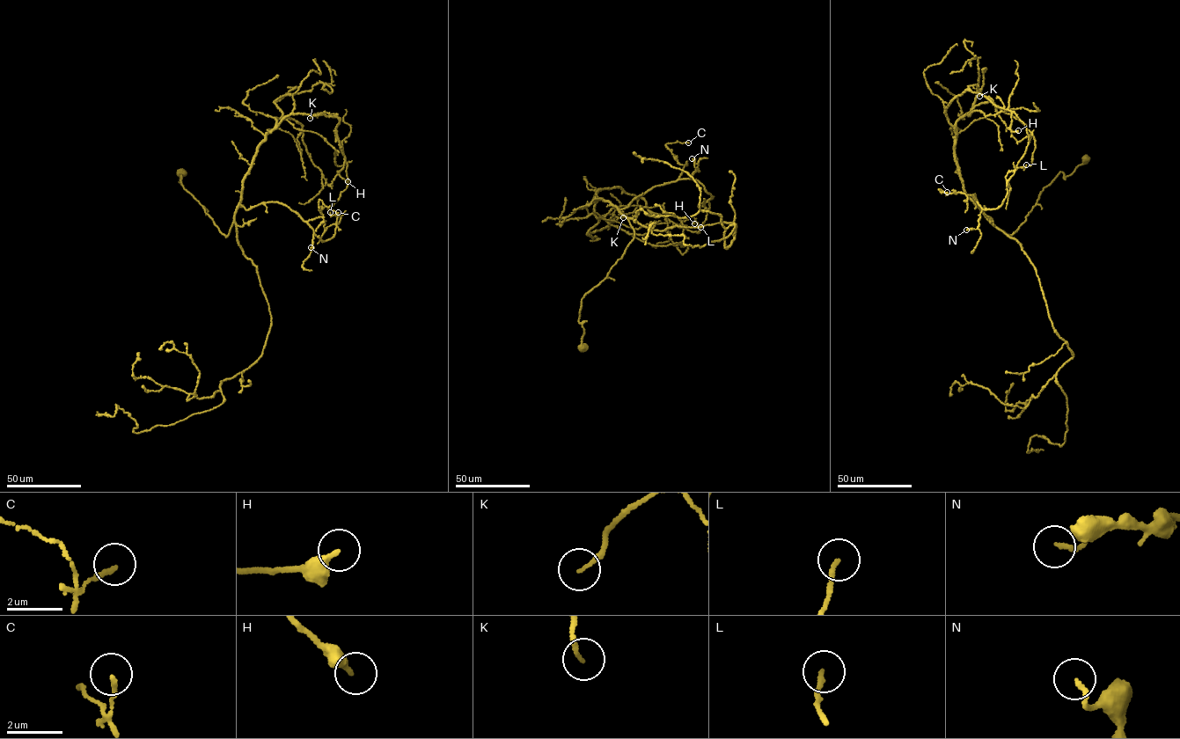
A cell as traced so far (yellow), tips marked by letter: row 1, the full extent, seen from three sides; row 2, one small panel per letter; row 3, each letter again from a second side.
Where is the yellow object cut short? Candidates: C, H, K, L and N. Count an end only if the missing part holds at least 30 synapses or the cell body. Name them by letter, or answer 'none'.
none

